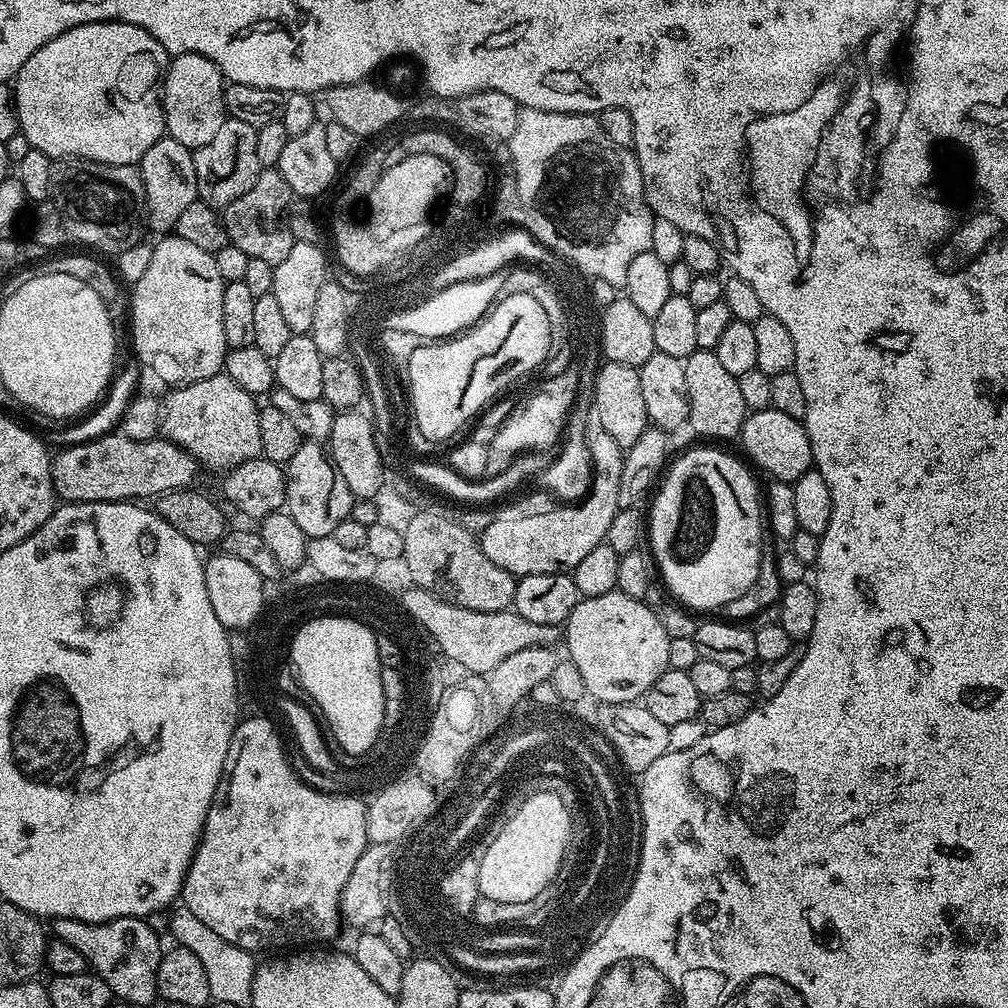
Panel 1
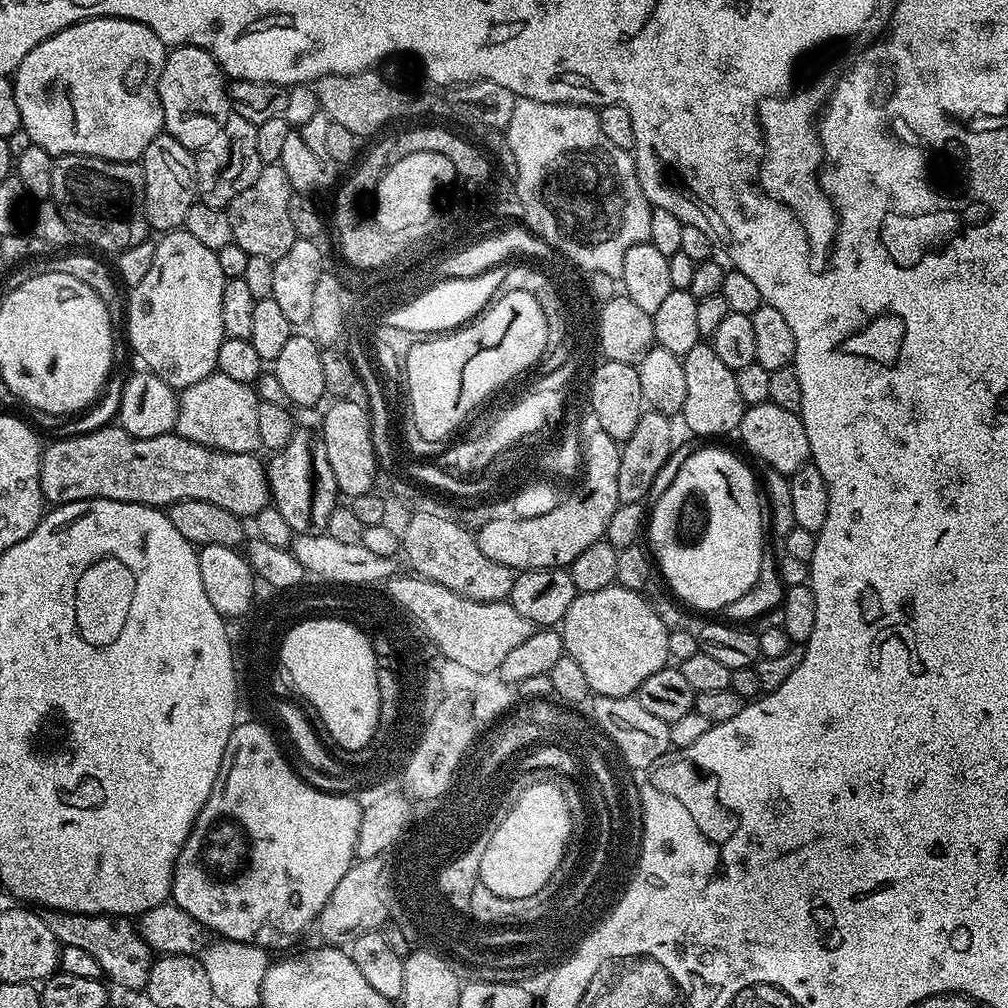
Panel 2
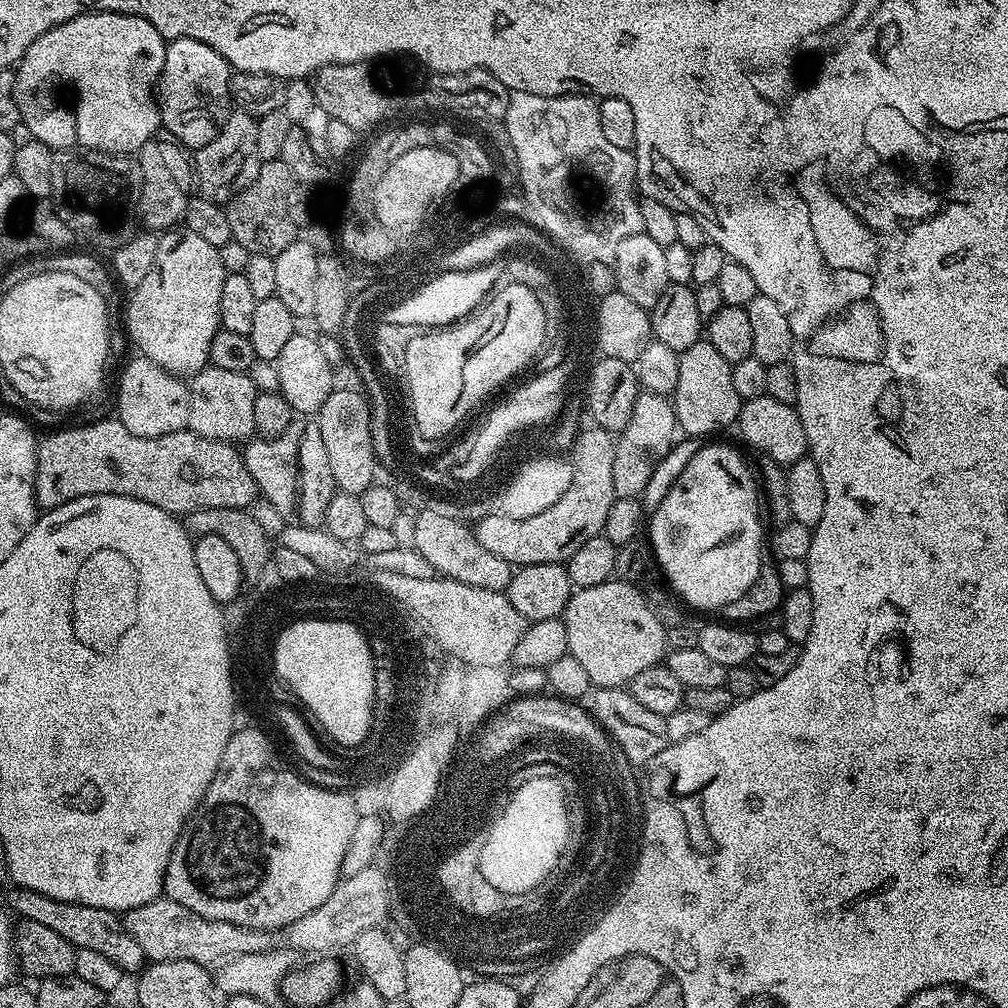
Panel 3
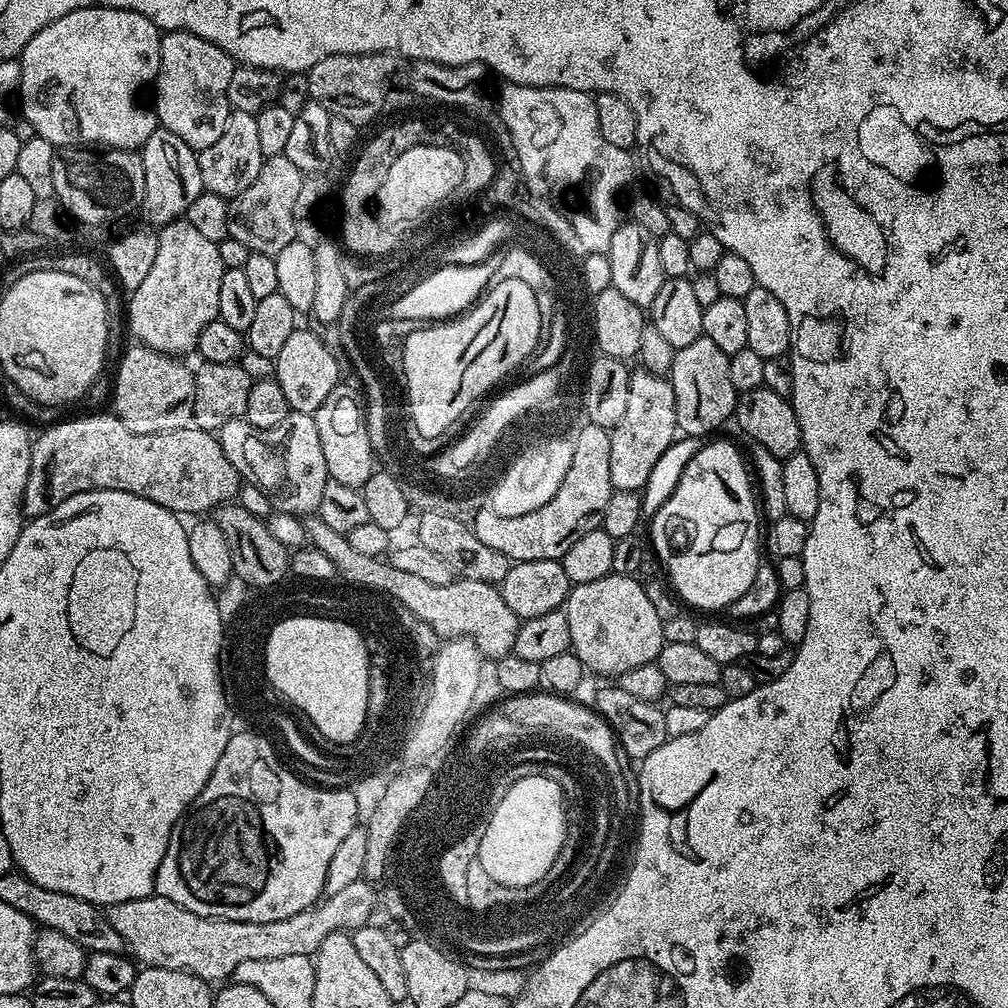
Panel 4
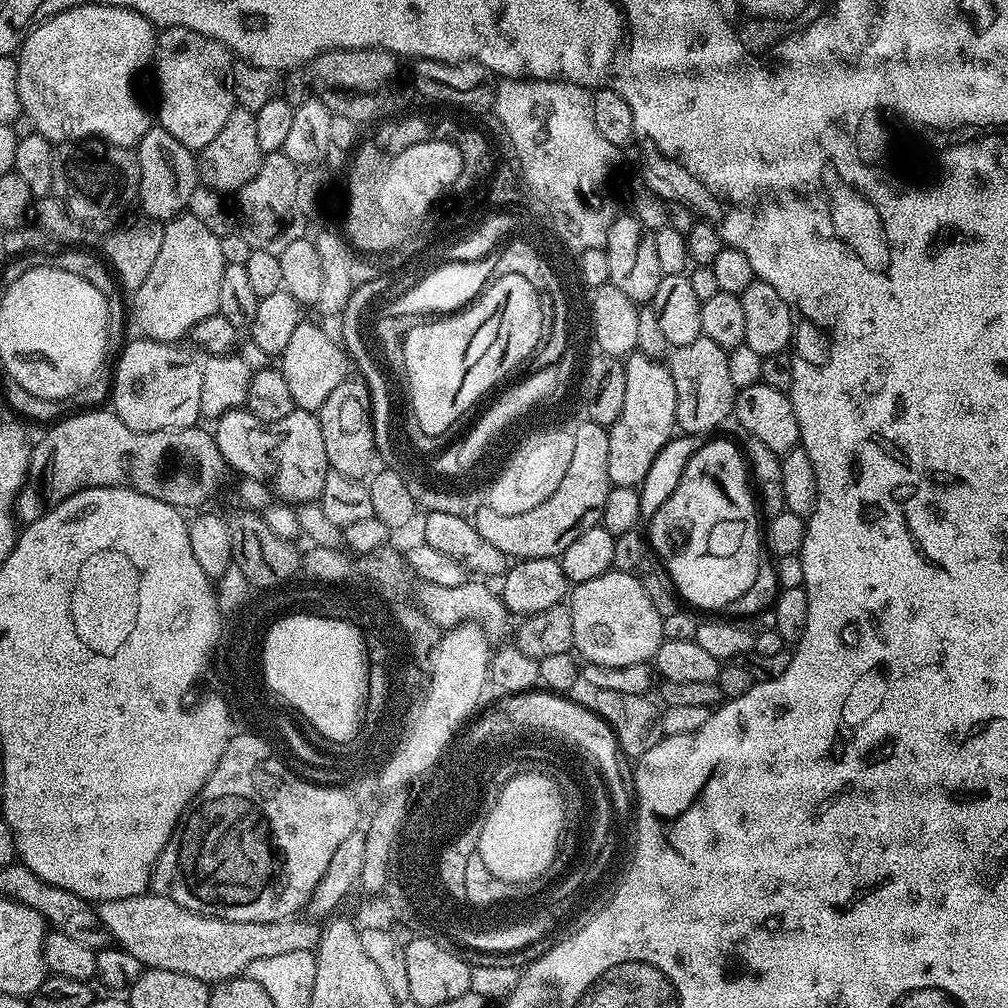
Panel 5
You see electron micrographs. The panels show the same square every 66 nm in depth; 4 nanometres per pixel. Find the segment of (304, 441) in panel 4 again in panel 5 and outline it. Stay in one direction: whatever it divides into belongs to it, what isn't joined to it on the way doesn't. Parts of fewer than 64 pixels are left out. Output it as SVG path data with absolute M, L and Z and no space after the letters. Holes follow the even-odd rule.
M243 407L222 414L214 427L214 439L225 465L241 477L258 478L272 491L273 497L284 502L307 504L319 501L324 477L330 469L326 446L322 446L320 417L315 412L296 408L278 422L254 423L251 412ZM252 424L254 425L252 428Z

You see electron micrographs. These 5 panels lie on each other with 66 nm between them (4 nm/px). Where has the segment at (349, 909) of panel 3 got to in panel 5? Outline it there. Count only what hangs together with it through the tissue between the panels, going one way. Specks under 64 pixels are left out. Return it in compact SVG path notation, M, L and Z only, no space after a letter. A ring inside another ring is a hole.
M145 894L142 896L135 896L134 898L101 900L98 904L98 917L104 929L108 931L109 937L111 937L119 947L124 948L130 954L134 954L134 958L138 958L138 962L142 962L145 969L157 968L158 970L174 970L174 974L190 974L190 978L203 980L204 983L209 986L215 986L222 980L235 980L243 977L248 971L250 962L258 962L258 958L270 958L274 954L290 954L290 950L306 950L307 952L311 952L318 943L317 929L312 929L308 924L298 924L298 920L294 918L275 920L269 924L263 924L262 922L230 922L229 920L223 920L217 916L203 916L197 912L186 910L181 904L174 902L169 895L157 896L155 894Z

